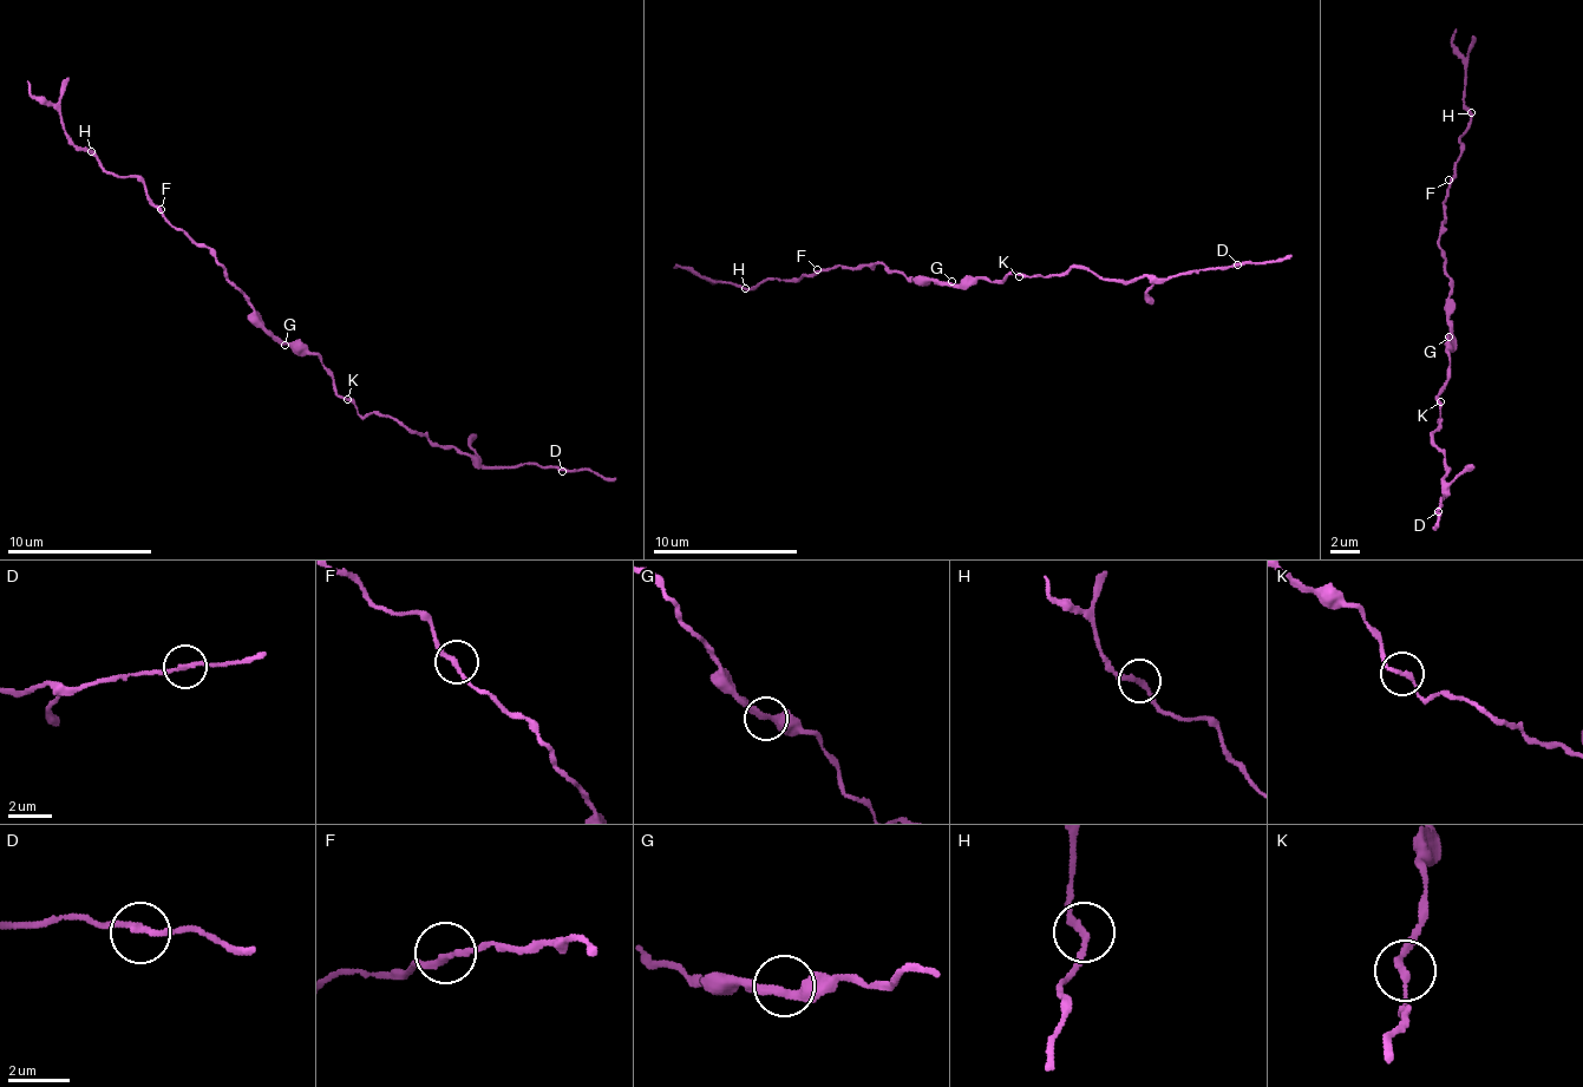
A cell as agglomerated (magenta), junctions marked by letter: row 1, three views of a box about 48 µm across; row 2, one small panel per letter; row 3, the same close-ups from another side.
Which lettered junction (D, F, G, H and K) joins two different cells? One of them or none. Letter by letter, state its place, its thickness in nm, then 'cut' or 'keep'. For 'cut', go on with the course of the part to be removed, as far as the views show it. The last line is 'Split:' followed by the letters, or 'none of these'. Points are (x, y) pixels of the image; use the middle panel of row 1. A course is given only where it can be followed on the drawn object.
D: place (1237, 264); calibre 200 nm; keep
F: place (817, 269); calibre 200 nm; keep
G: place (952, 281); calibre 320 nm; keep
H: place (745, 288); calibre 200 nm; keep
K: place (1019, 276); calibre 200 nm; keep
Split: none of these

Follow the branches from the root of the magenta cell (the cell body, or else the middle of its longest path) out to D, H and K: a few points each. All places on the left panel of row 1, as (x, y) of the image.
D: (285, 340), (302, 344), (321, 362), (332, 387), (361, 414), (394, 417), (485, 466), (540, 463), (562, 471)
H: (285, 340), (262, 326), (216, 257), (176, 228), (142, 182), (116, 178), (90, 151)
K: (285, 340), (302, 344), (321, 362), (332, 387), (347, 399)

